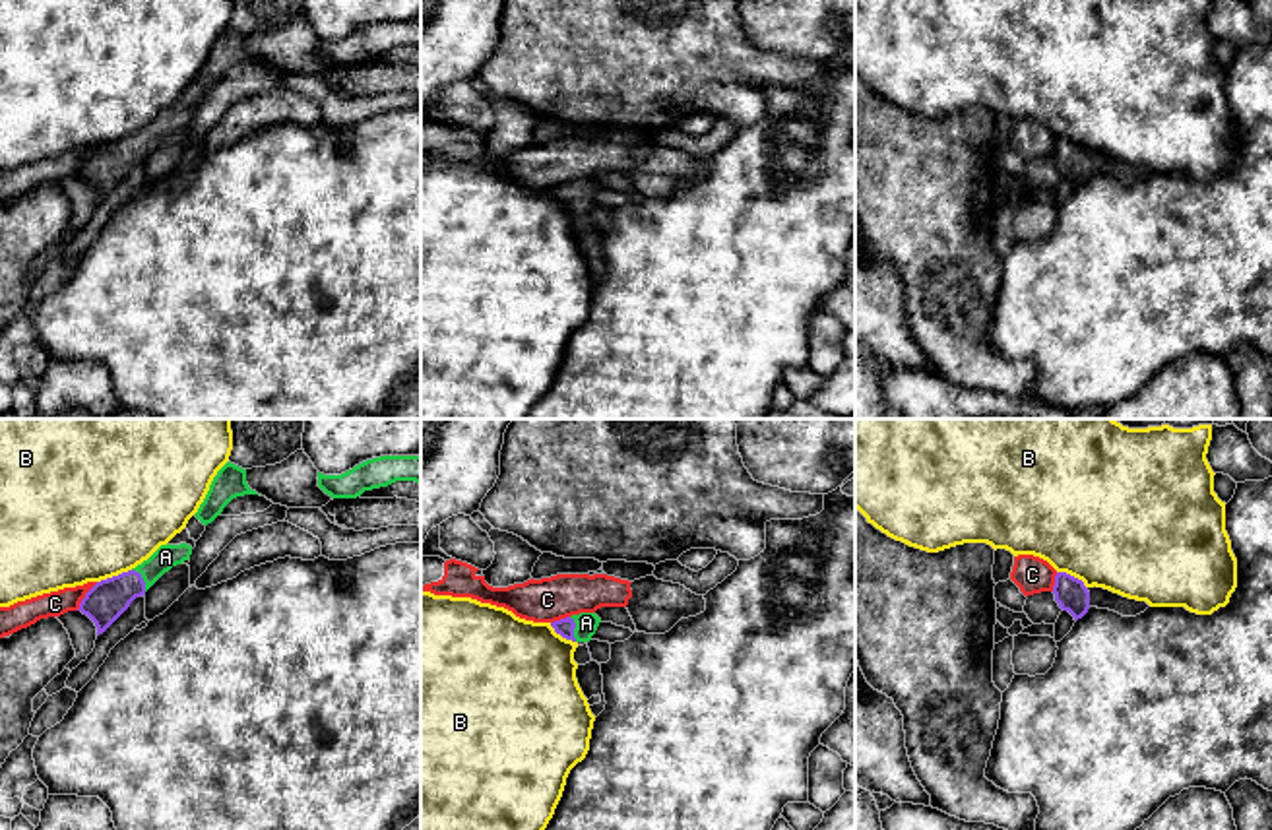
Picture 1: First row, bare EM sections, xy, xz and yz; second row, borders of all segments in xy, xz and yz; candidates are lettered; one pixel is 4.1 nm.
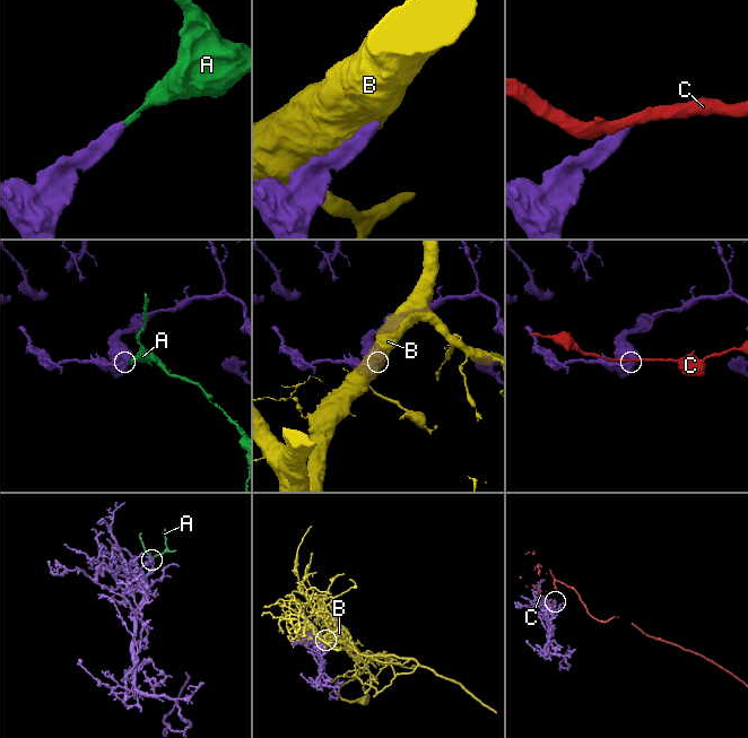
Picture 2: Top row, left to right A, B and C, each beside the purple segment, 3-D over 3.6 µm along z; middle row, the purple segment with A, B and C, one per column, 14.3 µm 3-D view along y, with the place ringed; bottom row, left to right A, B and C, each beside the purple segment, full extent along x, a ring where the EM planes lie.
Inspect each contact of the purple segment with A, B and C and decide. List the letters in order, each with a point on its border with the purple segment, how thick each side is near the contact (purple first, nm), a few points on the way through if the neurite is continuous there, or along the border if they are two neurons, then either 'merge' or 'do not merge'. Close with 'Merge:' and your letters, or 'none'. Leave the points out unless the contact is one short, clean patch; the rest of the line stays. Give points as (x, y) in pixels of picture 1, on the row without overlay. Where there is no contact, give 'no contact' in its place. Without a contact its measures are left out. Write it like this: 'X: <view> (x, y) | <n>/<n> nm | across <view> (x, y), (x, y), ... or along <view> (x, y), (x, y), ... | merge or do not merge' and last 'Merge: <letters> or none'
A: xz (574, 192) | 80/100 nm | across xz (565, 192), (574, 192), (586, 189) | merge
B: xy (113, 142) | 170/500 nm | do not merge
C: xy (86, 161) | 170/110 nm | along xy (97, 148), (76, 175) | do not merge
Merge: A

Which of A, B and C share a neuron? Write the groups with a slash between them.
A / B / C

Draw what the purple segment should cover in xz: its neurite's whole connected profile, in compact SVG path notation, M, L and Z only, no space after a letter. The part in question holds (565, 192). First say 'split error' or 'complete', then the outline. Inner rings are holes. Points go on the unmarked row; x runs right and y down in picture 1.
split error; M580 178L551 188L556 200L572 208L589 208L601 184L595 178Z

